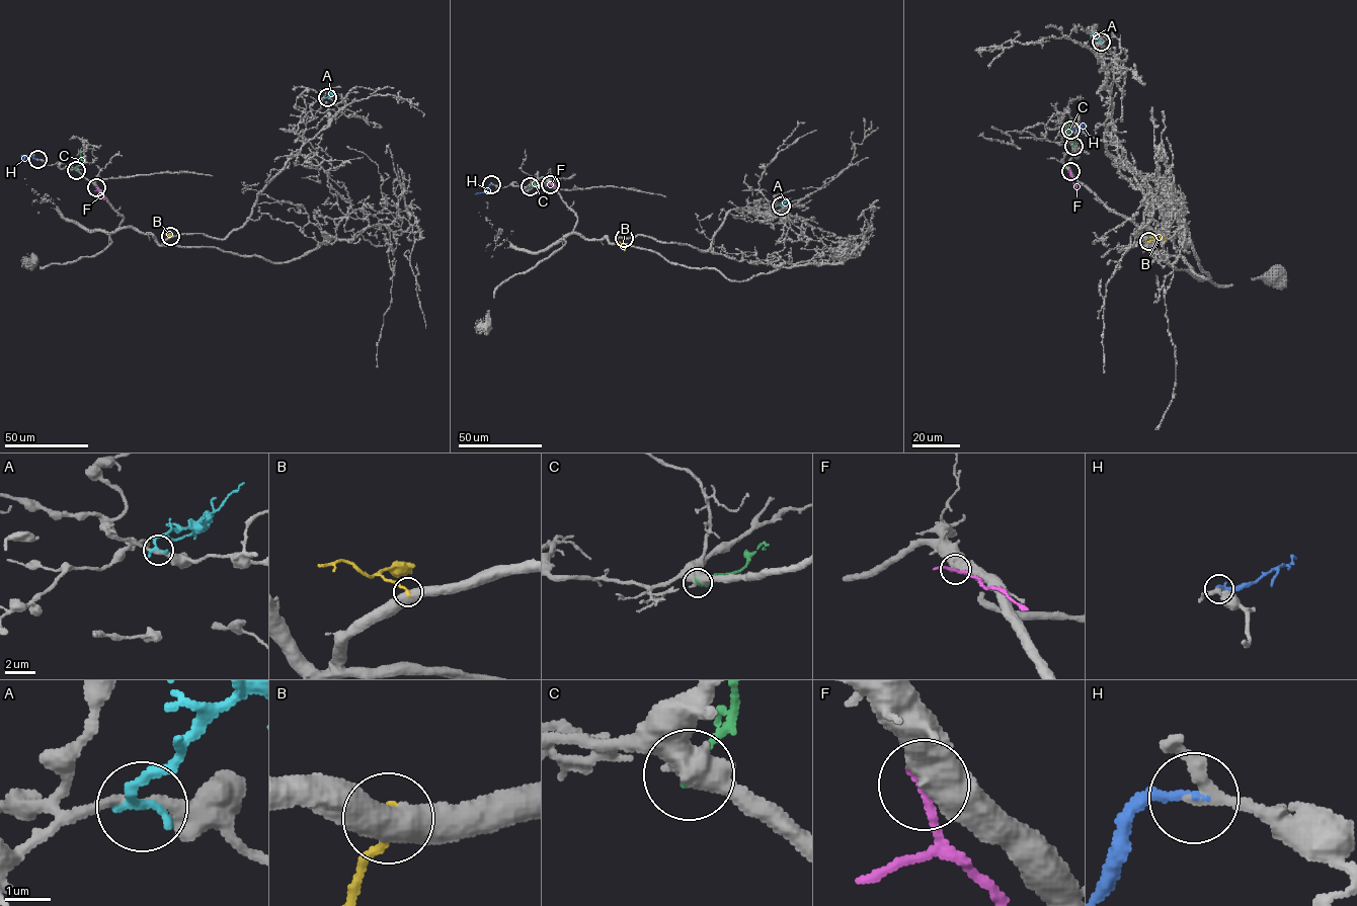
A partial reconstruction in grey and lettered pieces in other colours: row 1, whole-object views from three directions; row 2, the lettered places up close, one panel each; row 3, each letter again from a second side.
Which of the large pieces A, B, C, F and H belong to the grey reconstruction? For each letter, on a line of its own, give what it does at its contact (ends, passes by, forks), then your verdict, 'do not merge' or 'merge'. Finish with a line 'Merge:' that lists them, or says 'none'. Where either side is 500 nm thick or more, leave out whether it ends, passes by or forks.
A: it ends there; do not merge
B: do not merge
C: do not merge
F: do not merge
H: it ends there; merge
Merge: H

